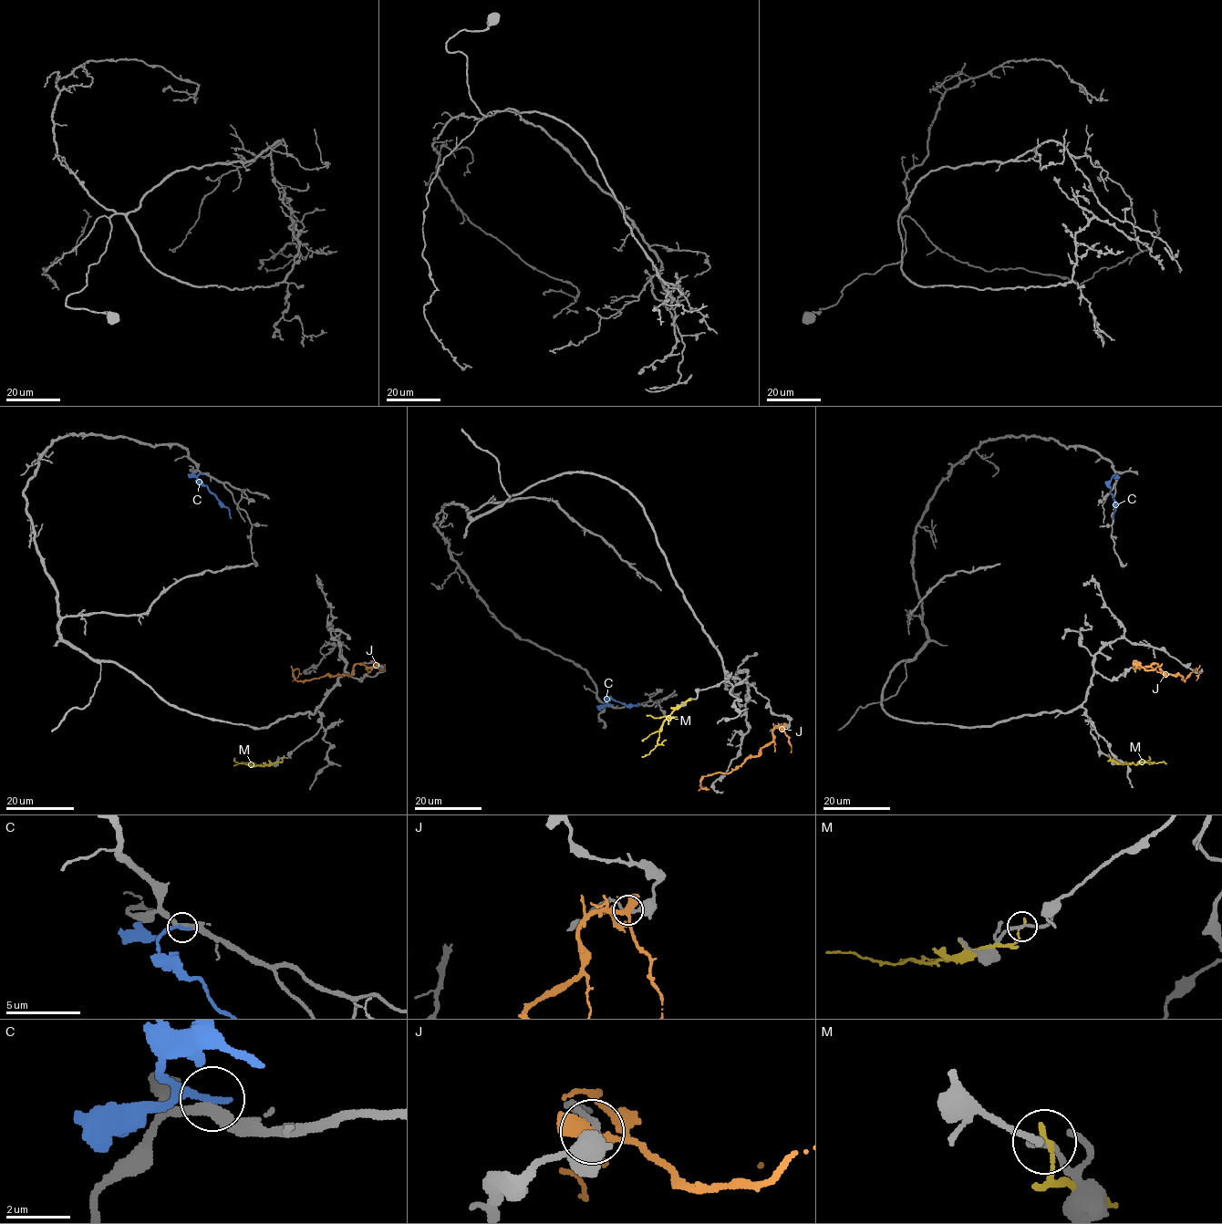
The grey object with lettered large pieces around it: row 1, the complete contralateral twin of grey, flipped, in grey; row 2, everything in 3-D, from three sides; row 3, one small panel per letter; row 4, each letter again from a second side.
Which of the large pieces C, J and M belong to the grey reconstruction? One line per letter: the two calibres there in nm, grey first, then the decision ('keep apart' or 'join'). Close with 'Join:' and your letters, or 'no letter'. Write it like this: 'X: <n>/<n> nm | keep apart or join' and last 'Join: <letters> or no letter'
C: 360/260 nm | keep apart
J: 190/360 nm | keep apart
M: 200/150 nm | keep apart
Join: no letter

